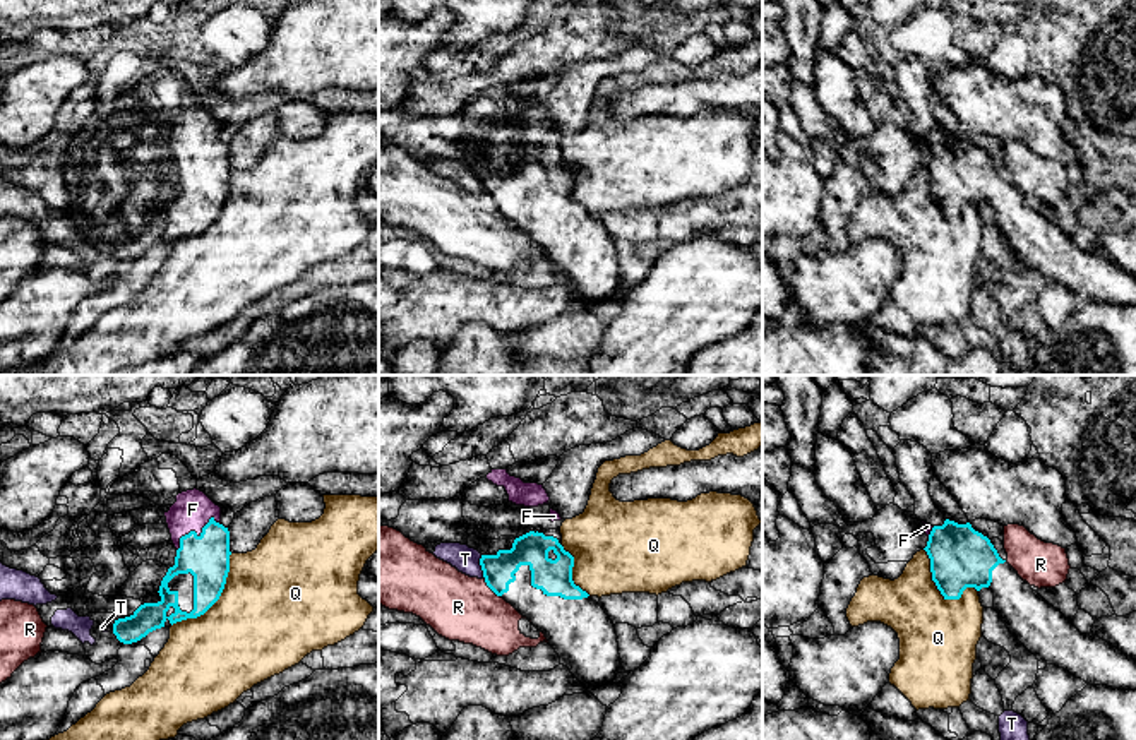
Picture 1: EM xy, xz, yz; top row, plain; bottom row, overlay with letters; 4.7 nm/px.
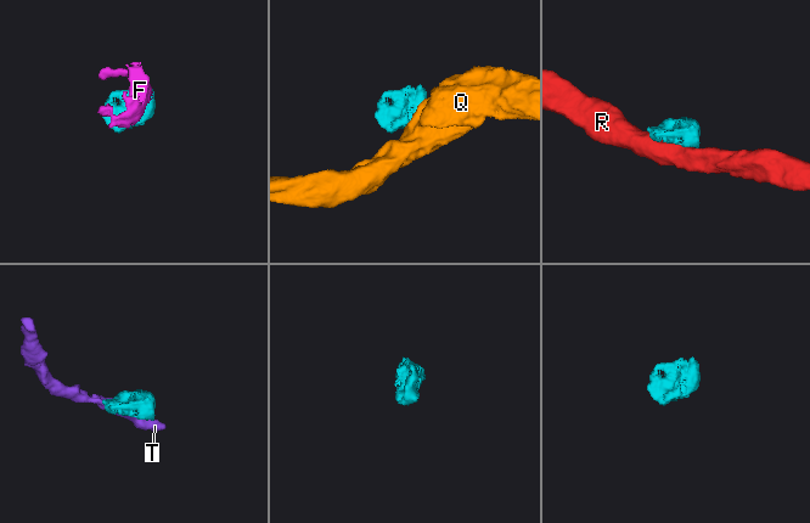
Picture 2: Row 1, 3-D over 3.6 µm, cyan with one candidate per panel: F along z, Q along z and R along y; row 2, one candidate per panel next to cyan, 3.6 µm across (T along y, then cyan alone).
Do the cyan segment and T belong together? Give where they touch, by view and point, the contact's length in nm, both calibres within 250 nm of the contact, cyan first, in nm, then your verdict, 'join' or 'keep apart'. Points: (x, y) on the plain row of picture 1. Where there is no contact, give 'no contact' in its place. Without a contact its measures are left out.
xz (482, 184) | 110 nm | 160/120 nm | keep apart

